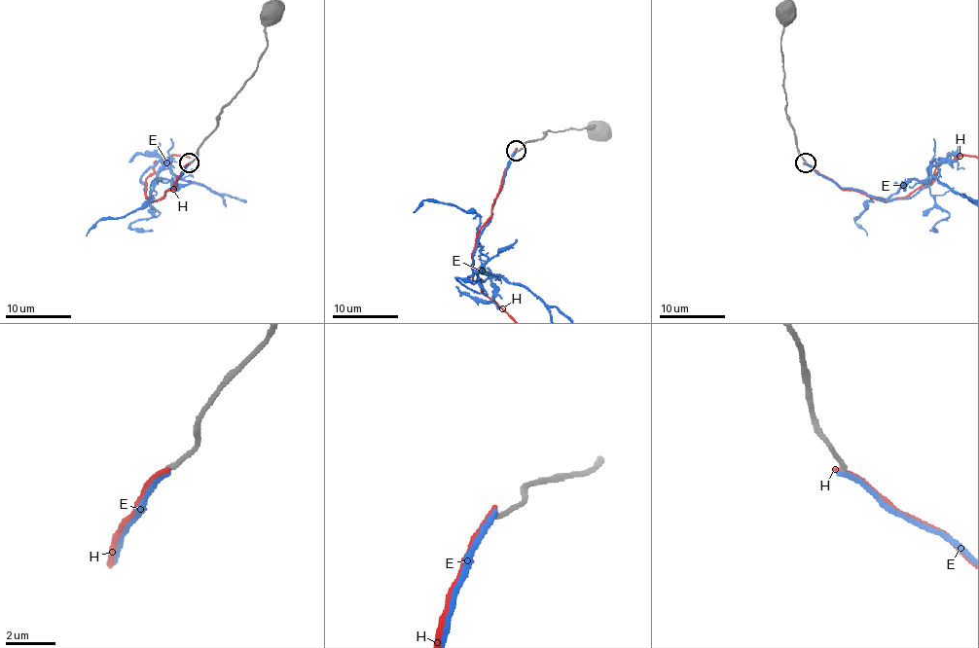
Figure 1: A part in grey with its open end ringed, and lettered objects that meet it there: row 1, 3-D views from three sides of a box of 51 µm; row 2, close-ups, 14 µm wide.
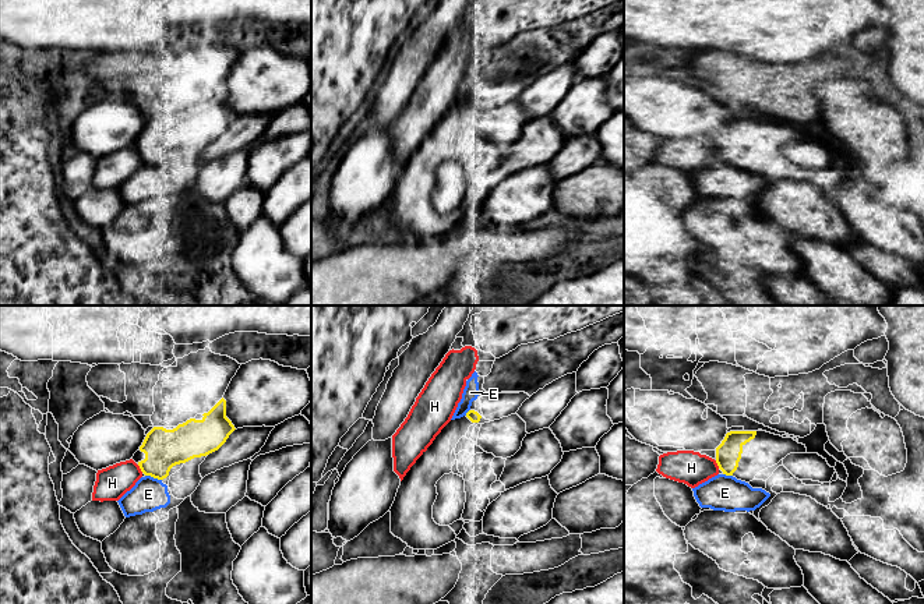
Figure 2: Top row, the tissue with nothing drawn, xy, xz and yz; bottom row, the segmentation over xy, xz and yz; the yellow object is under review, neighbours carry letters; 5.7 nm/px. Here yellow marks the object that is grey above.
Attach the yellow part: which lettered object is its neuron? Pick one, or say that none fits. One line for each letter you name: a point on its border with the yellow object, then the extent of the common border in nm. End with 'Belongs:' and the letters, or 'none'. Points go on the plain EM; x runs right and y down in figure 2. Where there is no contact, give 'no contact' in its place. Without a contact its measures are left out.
H: meets yellow in xy at (140, 155); contact 60 nm long
Belongs: H

